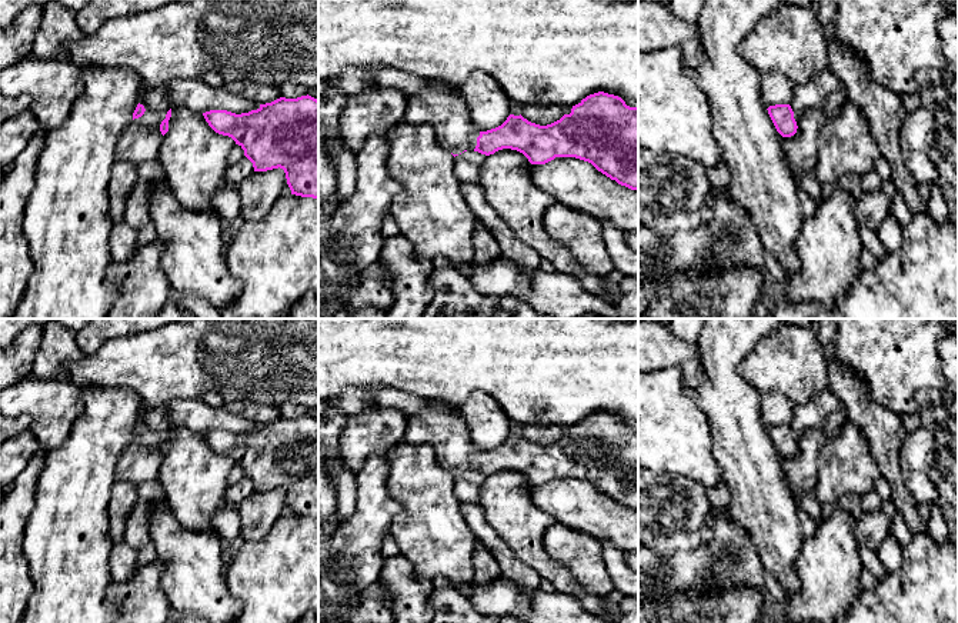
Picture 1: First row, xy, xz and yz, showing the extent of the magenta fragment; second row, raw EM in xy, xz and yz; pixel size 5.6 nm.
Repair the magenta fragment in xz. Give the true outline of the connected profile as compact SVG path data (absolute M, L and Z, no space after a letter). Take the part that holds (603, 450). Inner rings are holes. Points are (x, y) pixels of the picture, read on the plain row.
M427 406L407 416L404 442L428 443L435 452L437 463L454 477L467 470L490 476L503 469L523 473L531 484L545 484L555 477L575 477L591 483L618 504L638 510L638 427L627 426L614 414L604 412L590 414L573 426L570 434L547 446L531 443L521 434L510 434L501 446L478 452L460 414Z

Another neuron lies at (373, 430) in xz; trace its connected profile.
M371 409L348 414L340 437L344 464L354 473L363 469L367 457L390 450L404 442L407 416L397 409Z

